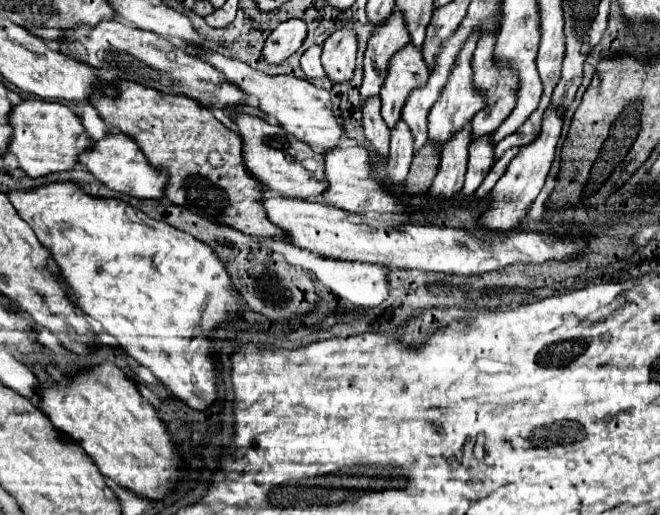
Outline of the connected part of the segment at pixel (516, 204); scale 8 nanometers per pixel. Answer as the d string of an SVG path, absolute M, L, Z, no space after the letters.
M549 105L545 109L543 123L541 123L541 133L535 137L535 141L521 147L519 153L513 157L513 161L509 163L505 175L493 187L493 191L491 191L493 201L489 203L487 213L479 219L479 225L487 227L489 231L509 231L509 229L515 229L519 225L519 221L527 215L533 199L543 189L545 177L551 169L551 163L553 163L553 157L555 157L555 145L557 145L559 135L561 135L563 113L565 113L565 109L555 107L555 105Z

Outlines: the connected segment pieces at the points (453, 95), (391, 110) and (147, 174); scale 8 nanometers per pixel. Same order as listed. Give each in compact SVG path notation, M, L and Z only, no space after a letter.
M471 33L467 37L467 41L463 43L459 57L451 69L451 75L447 79L447 85L441 91L441 97L435 101L435 105L429 111L429 139L433 139L433 143L437 143L437 147L445 145L445 139L449 139L449 135L453 135L453 131L459 131L467 121L473 119L473 115L477 111L481 111L487 101L485 97L473 87L473 67L471 67L471 57L475 51L475 45L479 41L479 33Z
M407 43L391 57L387 77L379 93L383 103L381 115L389 127L393 127L397 119L401 119L401 107L405 105L409 91L413 91L413 87L421 87L427 77L429 67L423 59L421 49L417 49L413 43Z
M105 135L101 141L95 143L95 147L79 157L79 161L87 167L87 171L99 179L103 185L117 193L125 193L129 197L137 199L163 199L165 197L165 183L167 173L157 171L151 167L151 163L145 159L143 151L137 147L137 143L129 135Z

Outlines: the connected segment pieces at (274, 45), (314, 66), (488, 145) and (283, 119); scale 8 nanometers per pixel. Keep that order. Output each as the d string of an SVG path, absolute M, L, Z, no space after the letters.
M289 19L281 23L265 41L263 55L269 63L281 63L293 55L307 37L307 25L301 19Z
M313 45L313 47L309 47L303 53L303 57L301 57L301 69L305 71L305 75L309 79L325 77L325 69L321 65L321 45Z
M479 137L469 147L469 163L467 163L467 179L463 185L463 195L473 195L475 189L483 183L485 175L489 173L491 165L495 161L493 143L491 137Z
M187 47L189 53L195 53L197 57L205 59L207 63L211 63L213 67L217 67L229 81L237 83L241 87L241 91L245 91L247 95L255 95L259 99L259 109L277 119L277 123L281 127L285 127L291 135L295 135L297 139L309 143L311 147L317 147L319 151L327 153L331 149L335 149L339 145L339 139L343 137L343 129L337 123L333 109L331 109L331 97L329 91L323 87L315 87L305 79L293 77L293 75L265 75L253 67L249 67L243 61L231 59L221 55L219 51L213 49L195 49L195 47Z

